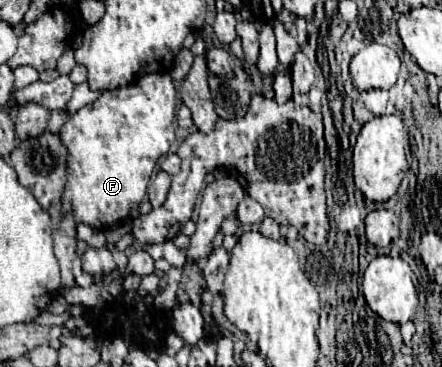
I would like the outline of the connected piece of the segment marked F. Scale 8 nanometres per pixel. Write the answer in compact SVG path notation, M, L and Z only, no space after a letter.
M157 72L141 76L125 88L107 90L93 104L87 104L79 112L75 112L59 132L61 142L67 148L67 182L63 190L61 210L73 212L77 224L83 222L97 230L107 230L115 222L137 214L137 208L147 194L147 184L159 156L167 154L171 142L175 140L175 102L177 92L173 86L173 78L167 72Z

